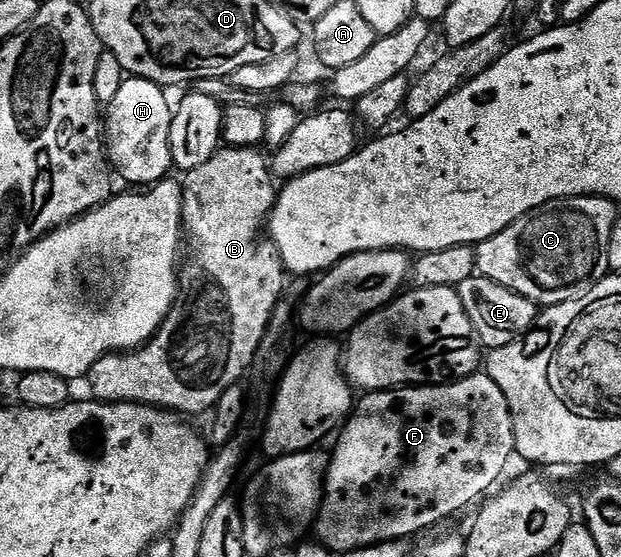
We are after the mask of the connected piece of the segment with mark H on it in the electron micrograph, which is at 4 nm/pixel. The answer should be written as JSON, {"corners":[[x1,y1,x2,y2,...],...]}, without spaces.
{"corners":[[127,76,123,80,120,91,112,103,104,109,104,144,108,154,108,160,113,172,118,173,126,181,131,181,134,187,149,187,158,184,171,172,174,160,170,150,170,128,172,127,172,101,166,98,167,90,155,81,149,81,143,77]]}

